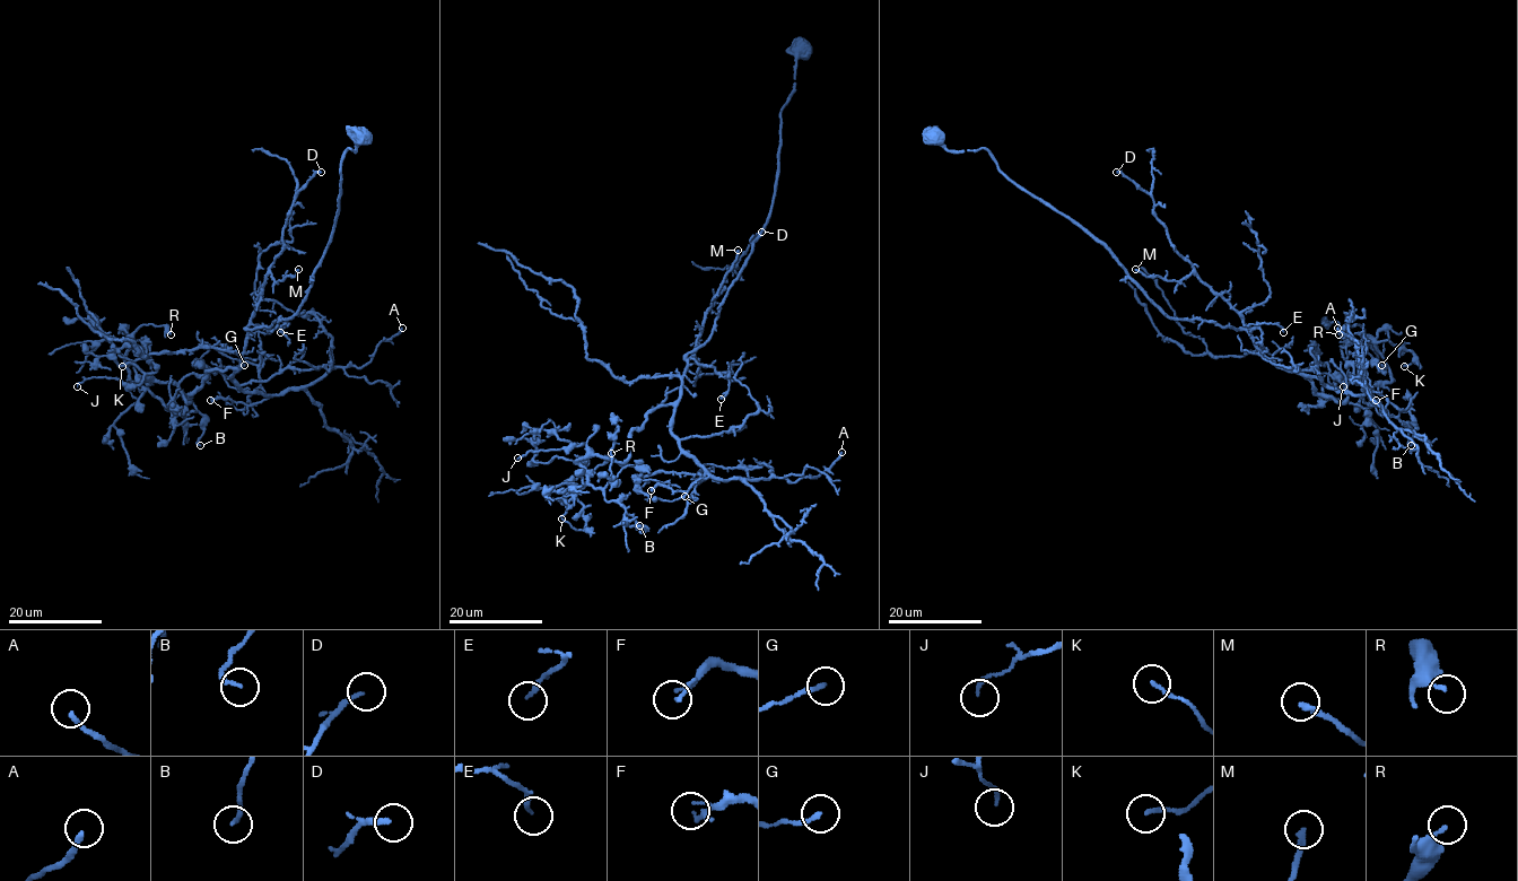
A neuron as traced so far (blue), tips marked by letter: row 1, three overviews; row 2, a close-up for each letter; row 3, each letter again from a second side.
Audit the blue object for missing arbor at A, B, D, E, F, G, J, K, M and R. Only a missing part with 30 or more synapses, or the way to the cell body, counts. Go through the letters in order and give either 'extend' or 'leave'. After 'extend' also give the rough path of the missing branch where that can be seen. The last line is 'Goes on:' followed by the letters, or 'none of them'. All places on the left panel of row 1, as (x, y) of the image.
A: leave
B: leave
D: leave
E: leave
F: leave
G: leave
J: leave
K: leave
M: extend | (298, 269), (294, 262), (297, 259), (296, 243), (303, 236), (299, 233)
R: leave
Goes on: M

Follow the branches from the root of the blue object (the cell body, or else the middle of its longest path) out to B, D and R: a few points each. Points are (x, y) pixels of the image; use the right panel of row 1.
B: (933, 137), (985, 148), (1169, 316), (1244, 329), (1318, 394), (1343, 402), (1351, 377), (1409, 411), (1411, 445)
D: (933, 137), (985, 148), (1169, 316), (1241, 329), (1151, 197), (1116, 172)
R: (933, 137), (985, 148), (1169, 316), (1244, 329), (1340, 402), (1346, 377), (1390, 381), (1359, 325), (1338, 334)

